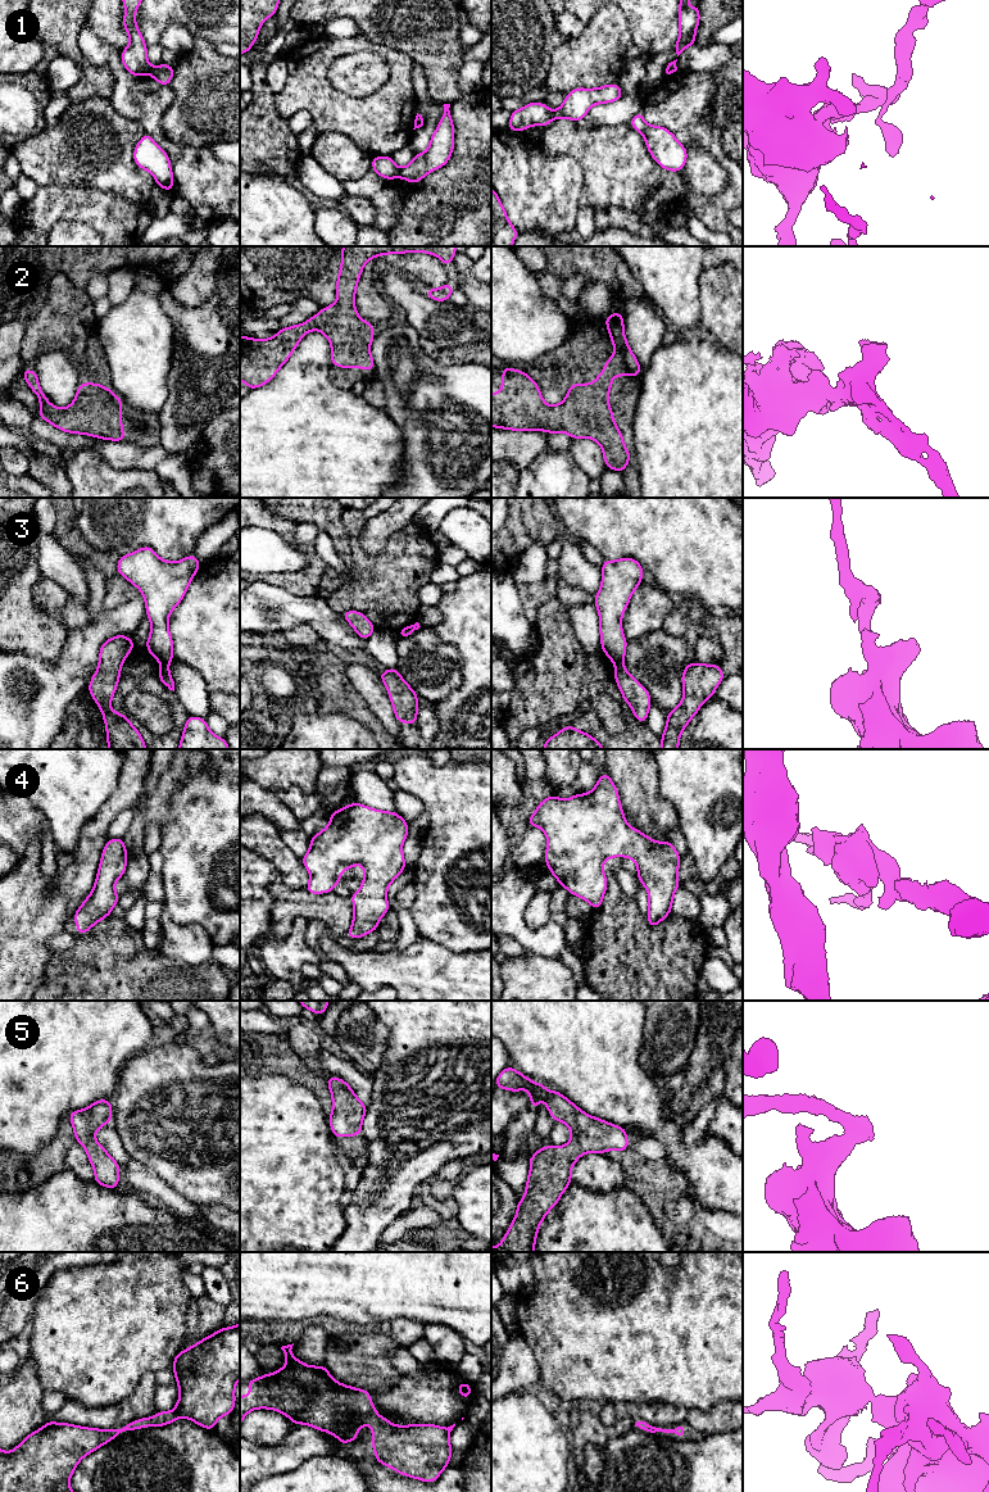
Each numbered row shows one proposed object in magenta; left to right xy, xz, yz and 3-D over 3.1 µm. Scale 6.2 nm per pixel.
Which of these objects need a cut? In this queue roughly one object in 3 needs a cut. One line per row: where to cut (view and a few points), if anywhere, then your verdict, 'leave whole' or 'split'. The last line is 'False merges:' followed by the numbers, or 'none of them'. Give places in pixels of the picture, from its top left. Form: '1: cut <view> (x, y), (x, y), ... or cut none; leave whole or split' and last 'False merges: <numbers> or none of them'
1: cut xz (399, 169), (400, 176); split
2: cut none; leave whole
3: cut yz (621, 663), (616, 666); split
4: cut none; leave whole
5: cut none; leave whole
6: cut none; leave whole
False merges: 1, 3

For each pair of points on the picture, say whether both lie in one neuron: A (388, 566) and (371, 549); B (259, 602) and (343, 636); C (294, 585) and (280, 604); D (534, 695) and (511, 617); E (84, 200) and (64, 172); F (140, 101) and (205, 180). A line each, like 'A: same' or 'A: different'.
A: different
B: same
C: different
D: different
E: different
F: same

